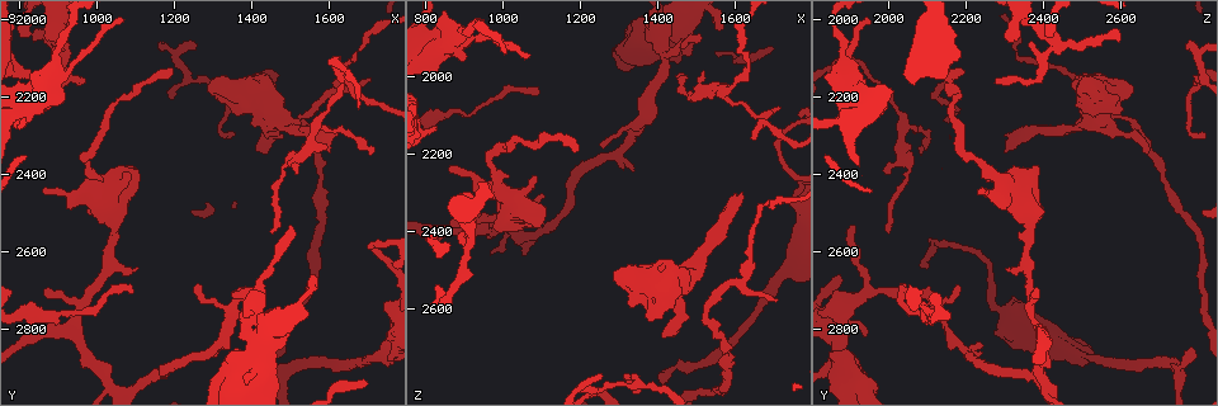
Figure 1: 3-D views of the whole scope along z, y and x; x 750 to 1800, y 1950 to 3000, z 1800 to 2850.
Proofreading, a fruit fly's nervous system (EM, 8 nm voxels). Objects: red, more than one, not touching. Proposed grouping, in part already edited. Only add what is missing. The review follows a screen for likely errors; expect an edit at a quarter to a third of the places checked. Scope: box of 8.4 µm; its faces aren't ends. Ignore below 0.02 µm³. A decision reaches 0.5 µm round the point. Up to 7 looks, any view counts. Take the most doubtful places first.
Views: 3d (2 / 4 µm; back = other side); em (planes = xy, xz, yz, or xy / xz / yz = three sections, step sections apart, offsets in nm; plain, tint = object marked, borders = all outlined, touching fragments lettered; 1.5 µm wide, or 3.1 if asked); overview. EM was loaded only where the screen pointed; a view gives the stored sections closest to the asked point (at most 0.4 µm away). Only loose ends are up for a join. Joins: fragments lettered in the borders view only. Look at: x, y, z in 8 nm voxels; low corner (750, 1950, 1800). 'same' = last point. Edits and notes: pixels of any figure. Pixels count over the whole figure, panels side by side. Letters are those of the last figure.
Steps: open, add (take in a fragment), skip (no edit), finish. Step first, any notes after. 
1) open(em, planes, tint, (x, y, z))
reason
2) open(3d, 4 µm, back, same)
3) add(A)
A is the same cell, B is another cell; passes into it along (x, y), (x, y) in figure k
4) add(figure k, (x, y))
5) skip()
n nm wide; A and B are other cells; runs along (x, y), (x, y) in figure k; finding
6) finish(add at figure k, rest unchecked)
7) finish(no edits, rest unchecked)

open(em, planes, borders, (825, 2155, 2130))
an open end

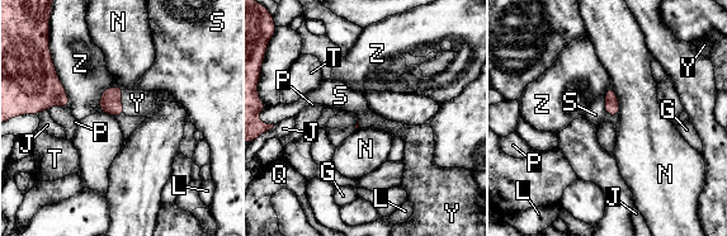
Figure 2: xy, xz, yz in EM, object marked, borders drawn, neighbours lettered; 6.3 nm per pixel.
add(Y)
Z touches over 340 nm; Y is the same cell, G, J, L, N, P, Q, S, T and Z are other cells; passes into it along (111, 103), (121, 102), (137, 103) in figure 2; the neuron continues

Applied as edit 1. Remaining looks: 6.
open(overview)
see it whole again

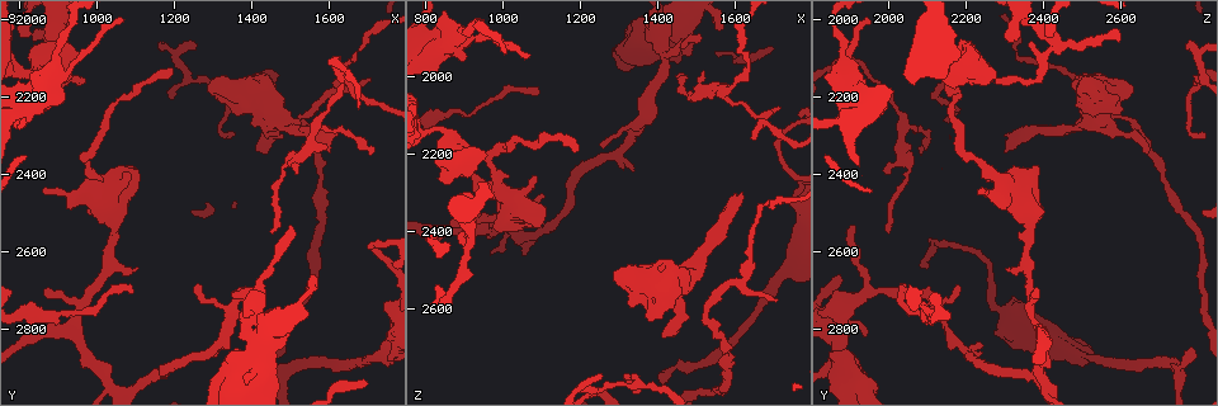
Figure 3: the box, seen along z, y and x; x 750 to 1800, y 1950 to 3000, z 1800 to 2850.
open(3d, 2 µm, (1440, 2335, 2660))
branch stops here

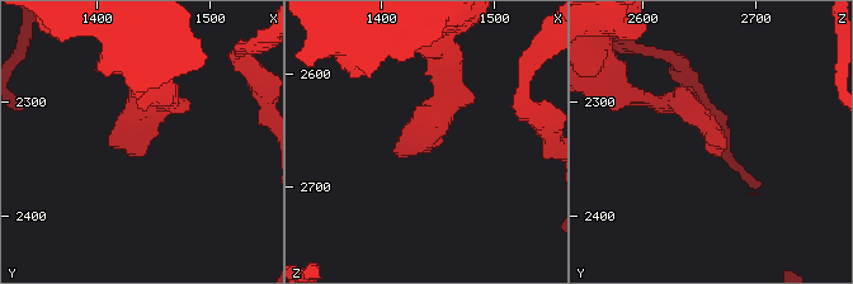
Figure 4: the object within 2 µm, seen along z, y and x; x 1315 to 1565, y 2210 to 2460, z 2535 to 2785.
open(em, xz, step 8, tint, (1444, 2340, 2668))

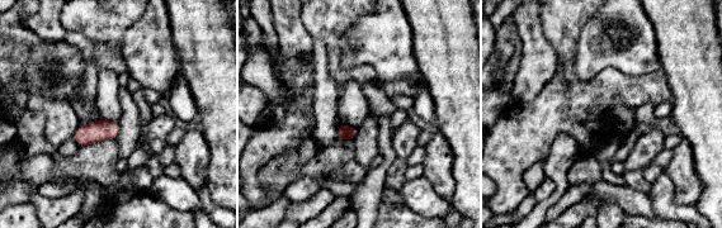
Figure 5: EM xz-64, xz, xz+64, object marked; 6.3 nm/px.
open(em, xz, step 8, borders, same)
what lies round it

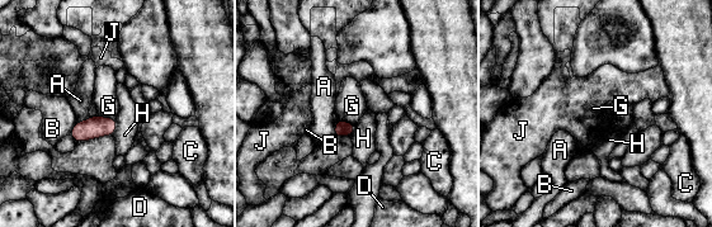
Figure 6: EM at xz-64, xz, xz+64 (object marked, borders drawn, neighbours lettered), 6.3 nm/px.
skip()
A touches over 120 nm; A, B, C, D, G, H and J are other cells; border along (116, 118), (116, 131), (112, 135) in figure 6; no lettered fragment goes on from it

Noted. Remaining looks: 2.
open(em, planes, plain, (1445, 2545, 2000))
branch stops here

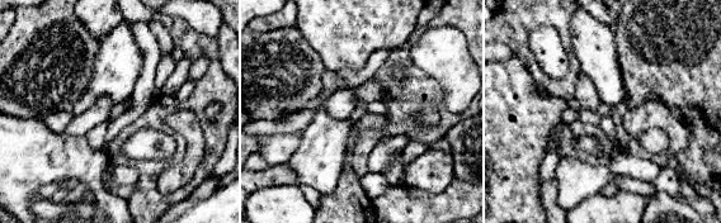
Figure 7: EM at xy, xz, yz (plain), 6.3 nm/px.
open(em, planes, borders, same)
what lies round it

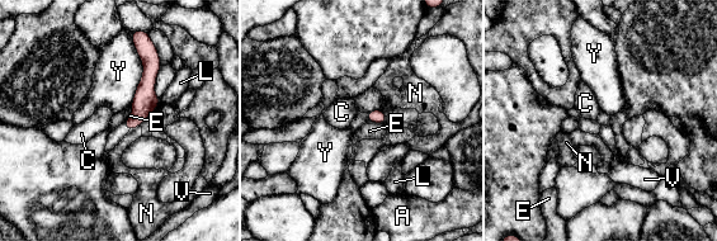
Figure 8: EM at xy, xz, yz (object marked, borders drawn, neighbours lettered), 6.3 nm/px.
add(V)
90 nm wide; V is the same cell, A, C, E, L, N and Y are other cells; the neuron continues

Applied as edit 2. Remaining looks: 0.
finish(add at figure 2, add at figure 8, rest unchecked)

